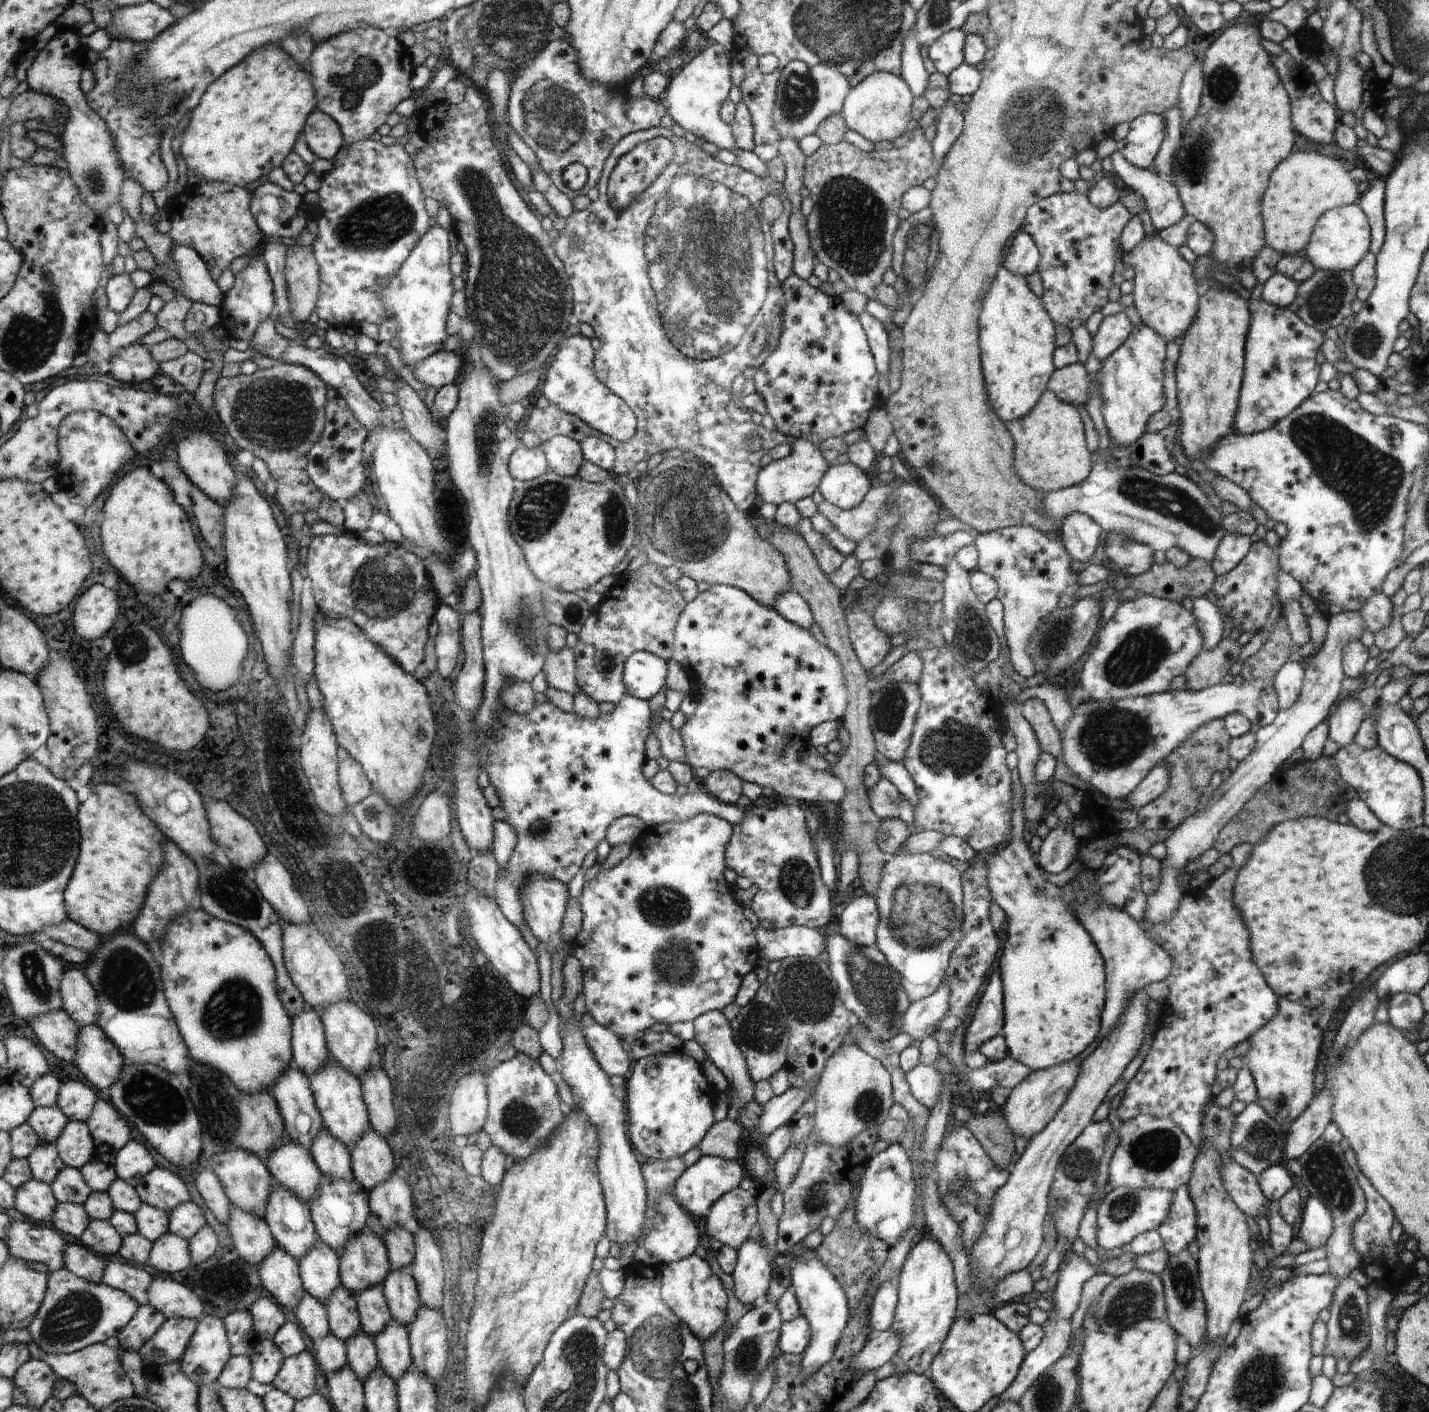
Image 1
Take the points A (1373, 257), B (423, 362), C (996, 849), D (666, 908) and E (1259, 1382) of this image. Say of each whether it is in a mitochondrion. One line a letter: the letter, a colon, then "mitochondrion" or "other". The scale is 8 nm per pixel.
A: other
B: other
C: other
D: mitochondrion
E: mitochondrion

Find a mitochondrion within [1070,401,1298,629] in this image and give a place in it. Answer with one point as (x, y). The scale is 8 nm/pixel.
(1167, 500)

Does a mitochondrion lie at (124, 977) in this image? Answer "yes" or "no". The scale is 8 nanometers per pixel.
yes

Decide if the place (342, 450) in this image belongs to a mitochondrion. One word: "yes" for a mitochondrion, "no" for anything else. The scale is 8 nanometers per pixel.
no

